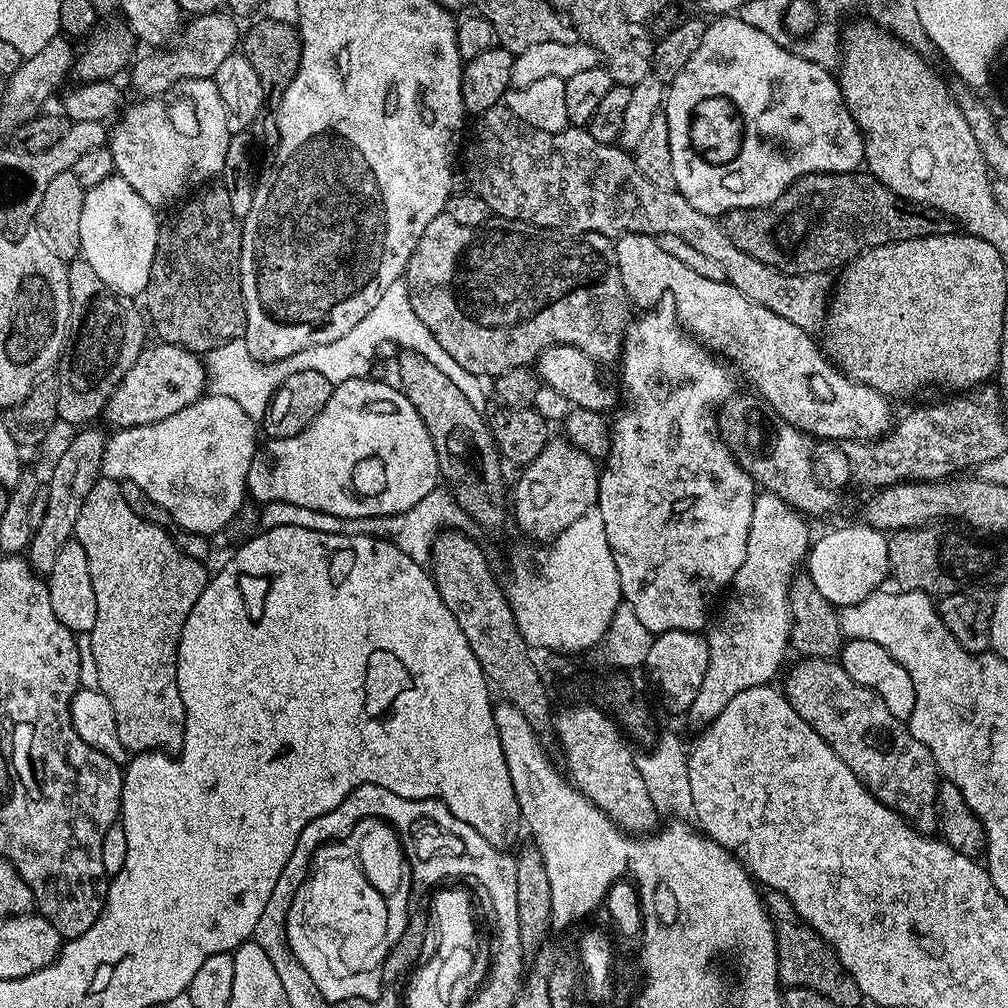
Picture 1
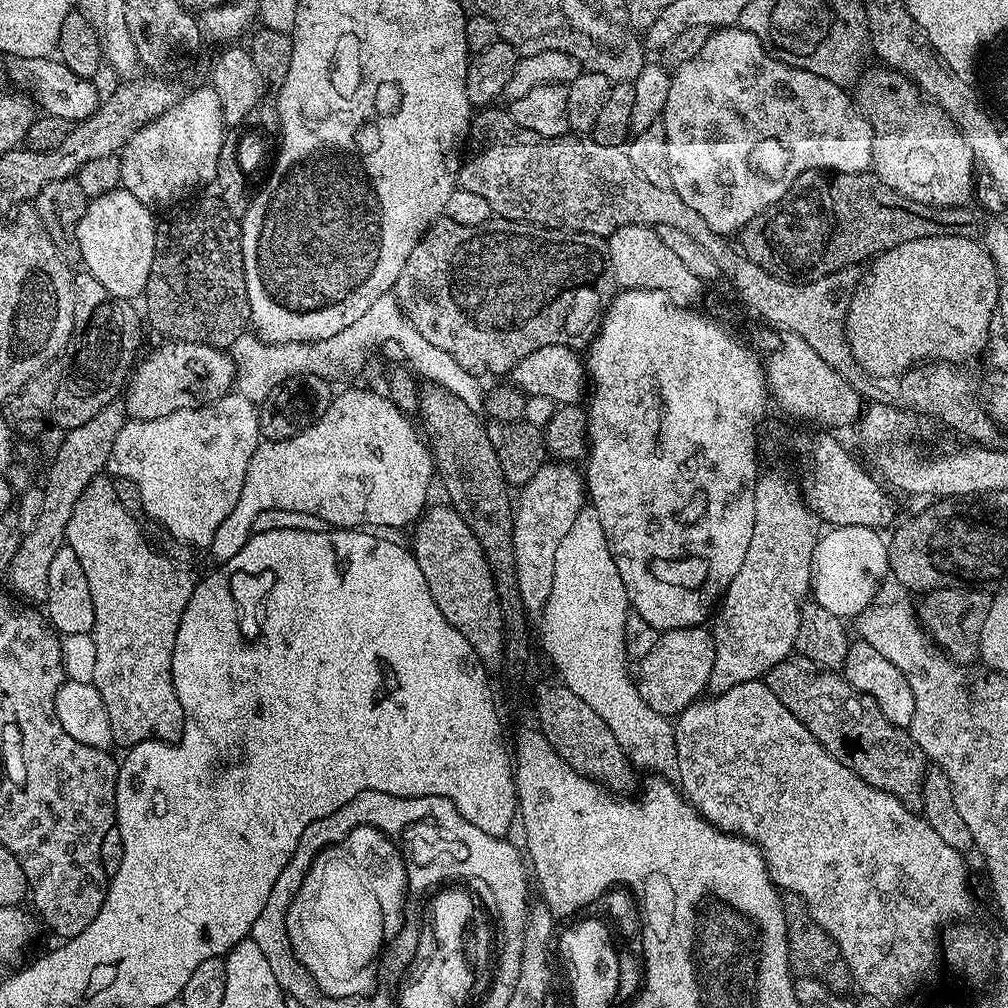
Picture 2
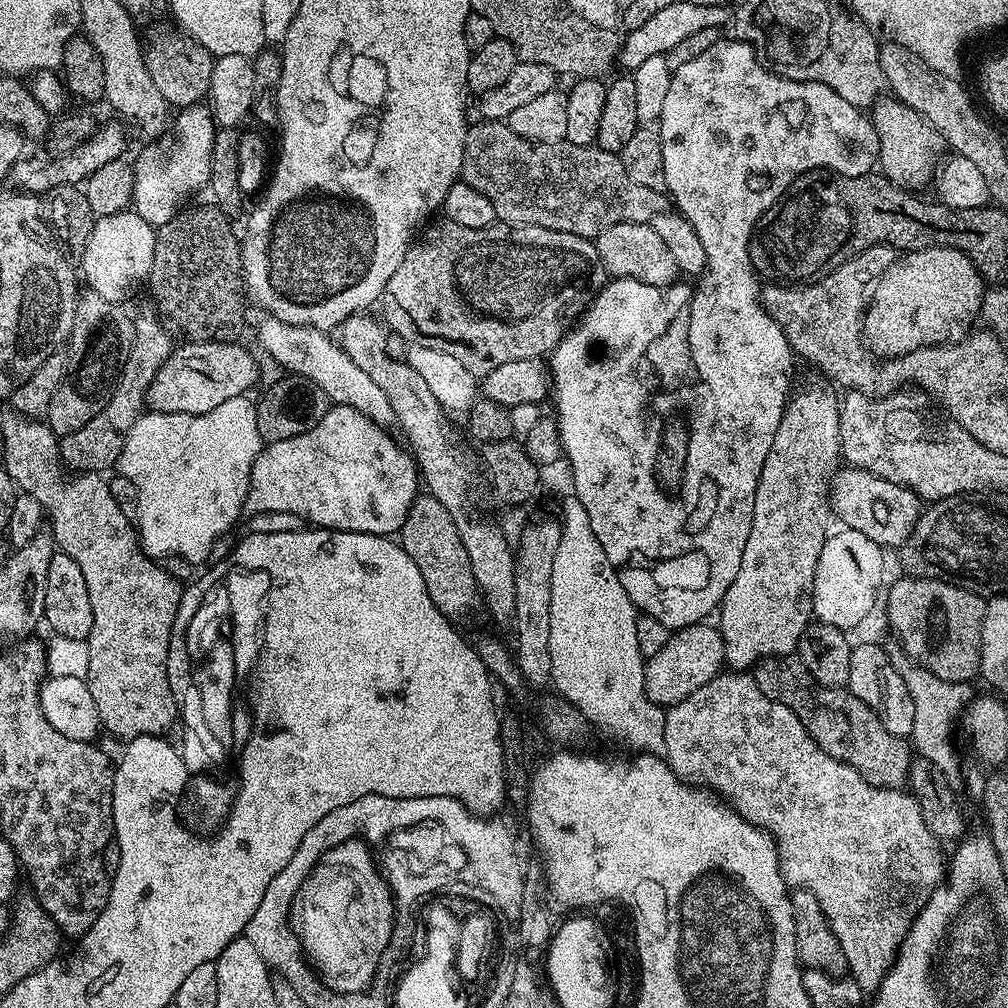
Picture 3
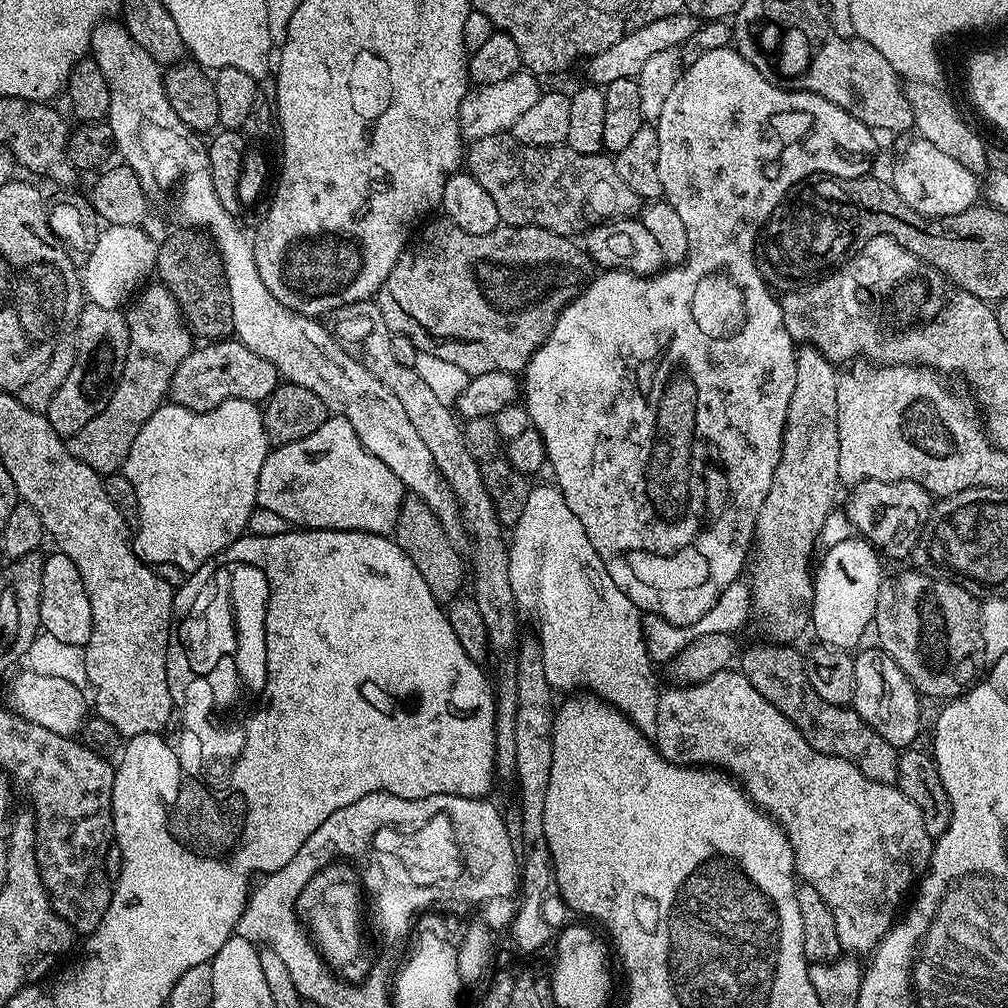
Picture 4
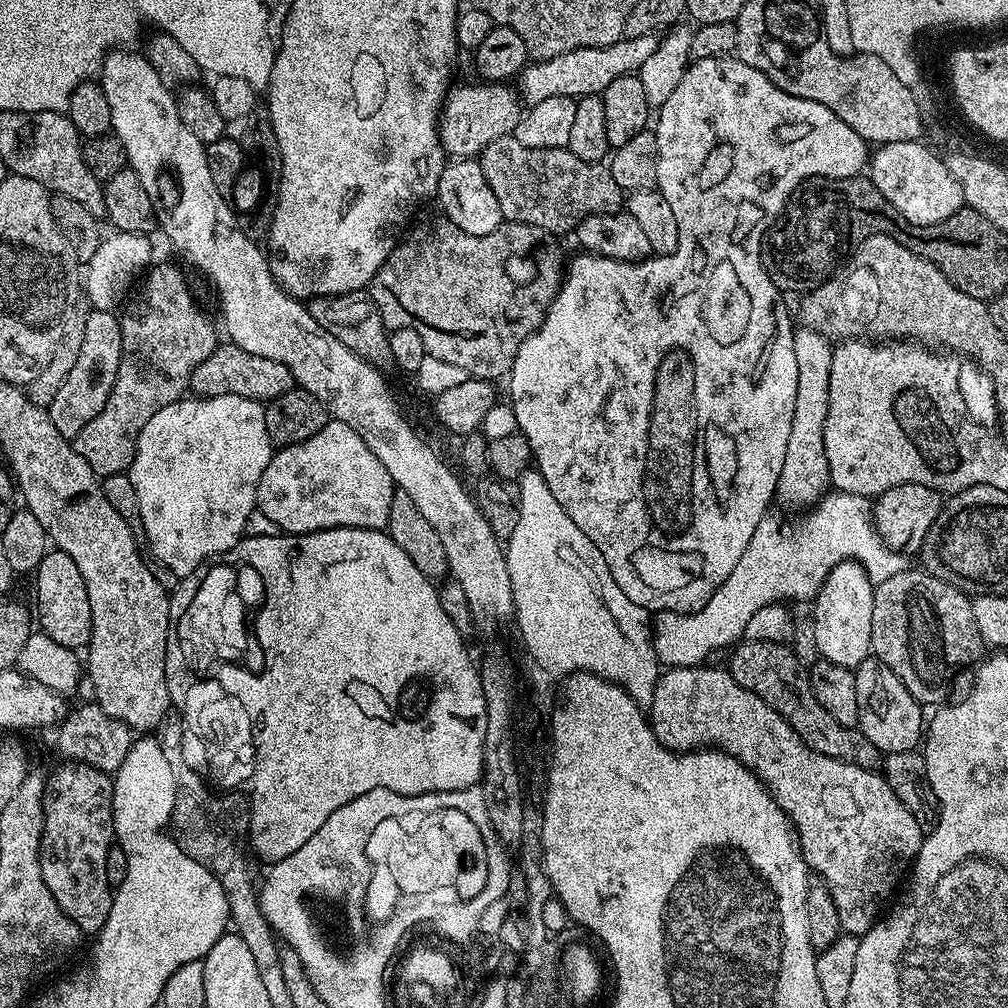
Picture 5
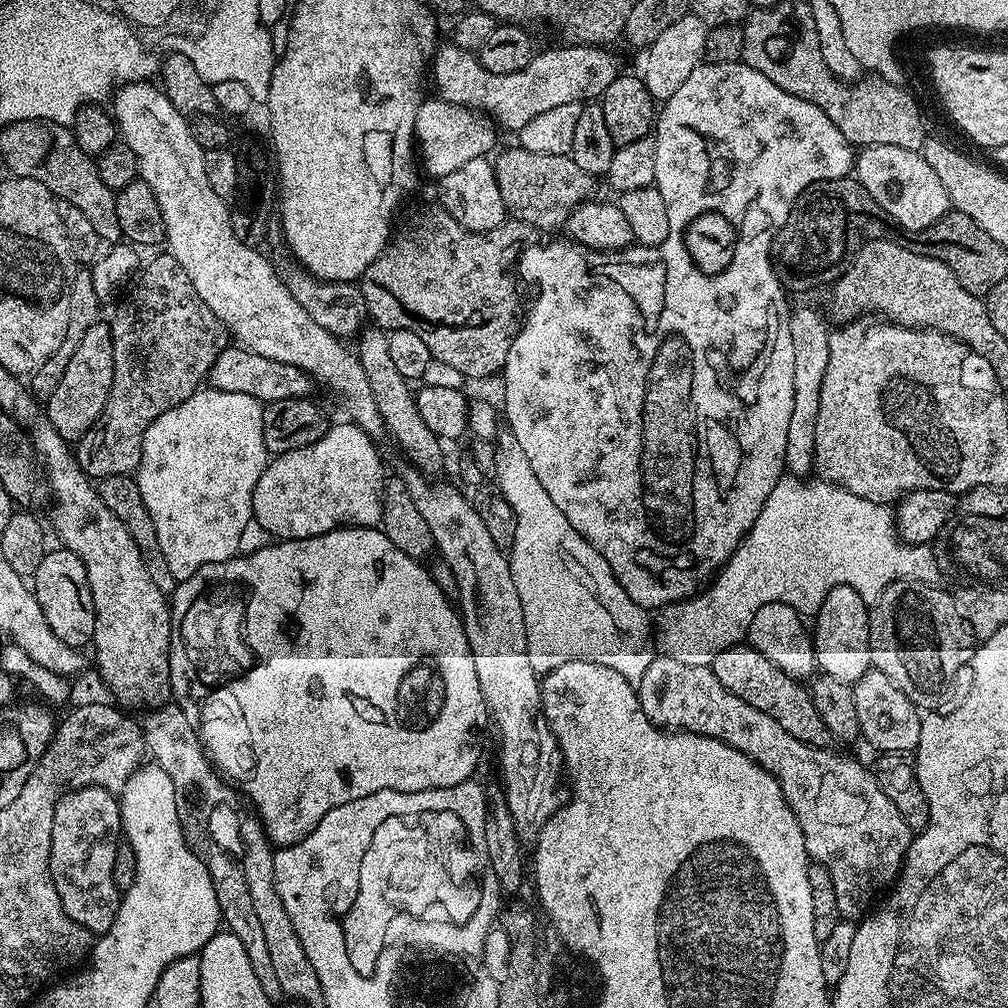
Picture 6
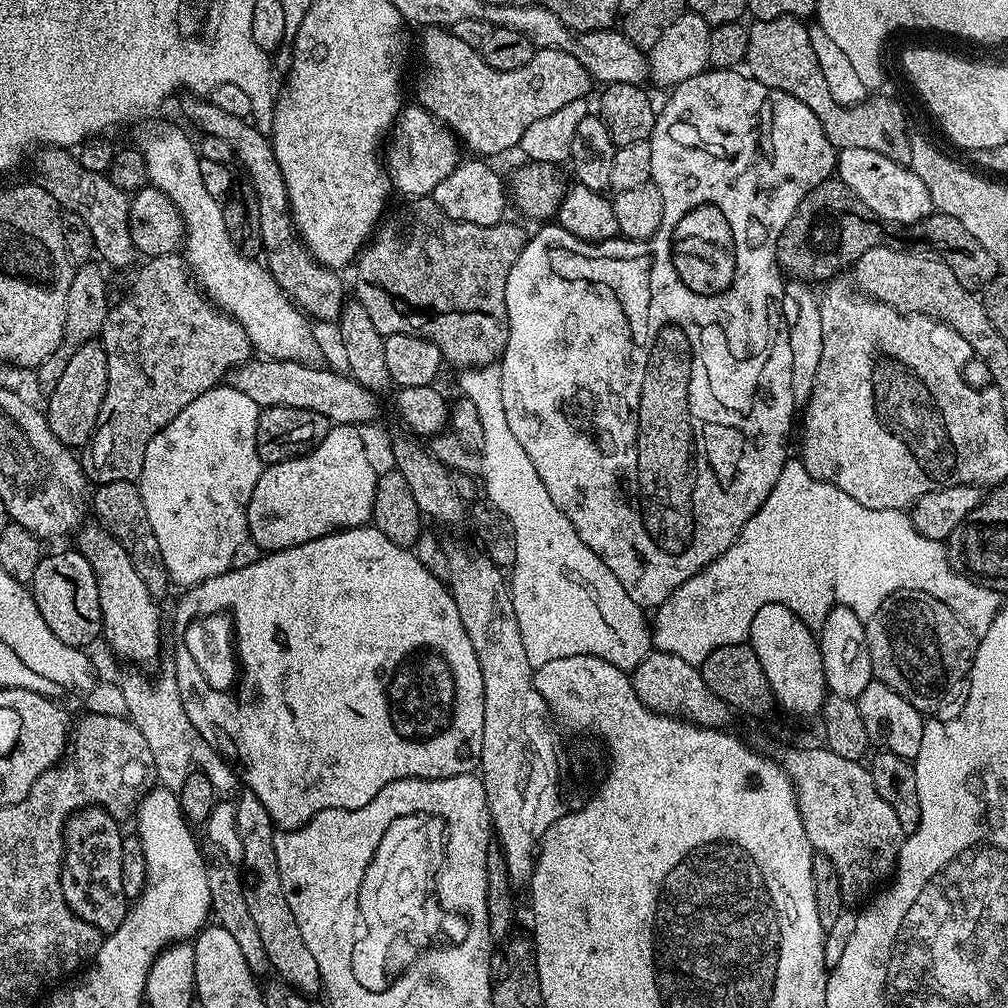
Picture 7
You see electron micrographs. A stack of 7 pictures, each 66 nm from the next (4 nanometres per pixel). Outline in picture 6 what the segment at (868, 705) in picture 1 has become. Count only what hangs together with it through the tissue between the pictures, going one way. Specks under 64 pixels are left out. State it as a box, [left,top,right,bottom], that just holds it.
[710,642,829,748]

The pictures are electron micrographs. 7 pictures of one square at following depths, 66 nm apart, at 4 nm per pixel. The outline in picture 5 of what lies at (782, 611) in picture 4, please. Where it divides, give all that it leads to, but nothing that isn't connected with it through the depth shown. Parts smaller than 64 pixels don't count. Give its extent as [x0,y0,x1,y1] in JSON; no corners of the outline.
[776,326,833,510]

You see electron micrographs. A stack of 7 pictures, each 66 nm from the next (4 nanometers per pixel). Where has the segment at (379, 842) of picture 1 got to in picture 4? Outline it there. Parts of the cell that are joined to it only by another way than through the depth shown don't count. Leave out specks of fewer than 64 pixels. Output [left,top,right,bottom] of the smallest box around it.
[296,862,366,979]

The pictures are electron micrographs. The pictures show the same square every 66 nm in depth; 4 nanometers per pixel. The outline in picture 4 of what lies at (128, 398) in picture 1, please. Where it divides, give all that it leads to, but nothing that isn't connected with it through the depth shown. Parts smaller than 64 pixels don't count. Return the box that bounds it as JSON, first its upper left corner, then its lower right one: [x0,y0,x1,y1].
[170,338,282,412]

